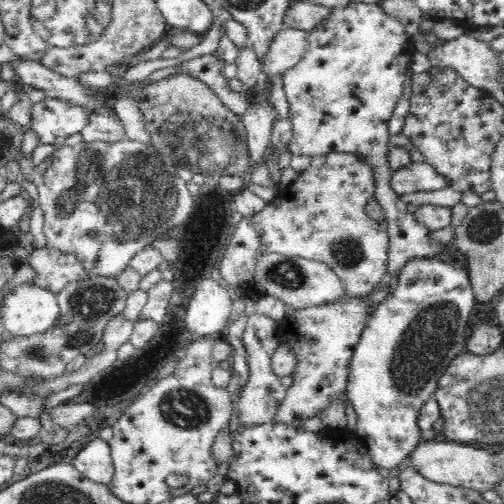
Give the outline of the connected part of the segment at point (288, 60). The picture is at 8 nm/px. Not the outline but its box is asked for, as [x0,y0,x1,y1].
[261,26,306,78]

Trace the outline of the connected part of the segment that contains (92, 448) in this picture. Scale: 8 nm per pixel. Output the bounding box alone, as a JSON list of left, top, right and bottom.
[72,437,114,486]

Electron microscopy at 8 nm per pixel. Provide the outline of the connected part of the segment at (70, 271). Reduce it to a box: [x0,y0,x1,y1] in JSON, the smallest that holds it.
[28,246,87,294]

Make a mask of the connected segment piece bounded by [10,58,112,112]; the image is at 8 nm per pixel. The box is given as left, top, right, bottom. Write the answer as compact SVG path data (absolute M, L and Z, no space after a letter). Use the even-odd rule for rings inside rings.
M38 58L32 60L12 60L10 66L16 72L18 85L29 88L39 88L48 97L66 99L70 103L88 107L92 112L106 107L112 109L111 99L90 96L78 82L71 78L64 78L53 70L46 68Z

